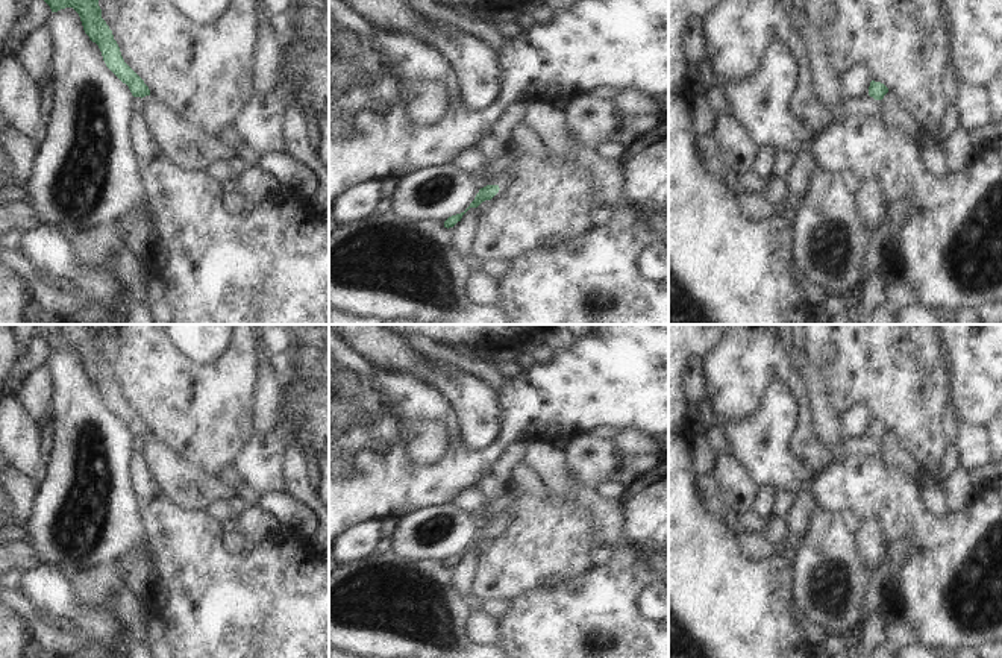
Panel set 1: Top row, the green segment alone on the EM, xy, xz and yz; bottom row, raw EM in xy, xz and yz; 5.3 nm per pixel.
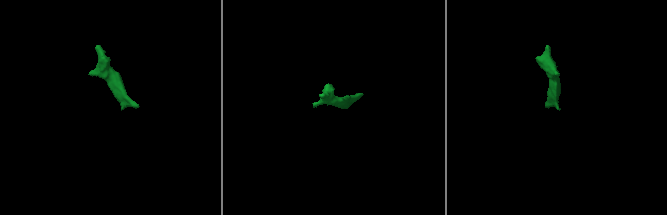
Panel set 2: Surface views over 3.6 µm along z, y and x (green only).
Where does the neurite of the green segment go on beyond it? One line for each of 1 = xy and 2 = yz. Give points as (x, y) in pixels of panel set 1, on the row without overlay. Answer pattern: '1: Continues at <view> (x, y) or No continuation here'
1: No continuation here
2: No continuation here.

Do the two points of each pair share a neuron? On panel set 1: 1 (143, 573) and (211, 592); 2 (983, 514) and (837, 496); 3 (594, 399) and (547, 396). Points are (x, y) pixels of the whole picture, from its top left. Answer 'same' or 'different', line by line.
1: different
2: same
3: same

